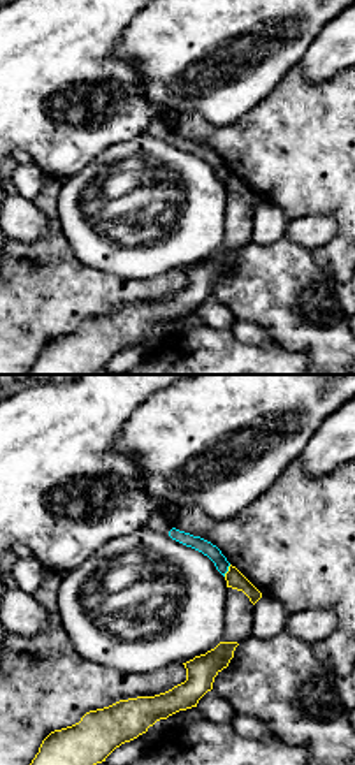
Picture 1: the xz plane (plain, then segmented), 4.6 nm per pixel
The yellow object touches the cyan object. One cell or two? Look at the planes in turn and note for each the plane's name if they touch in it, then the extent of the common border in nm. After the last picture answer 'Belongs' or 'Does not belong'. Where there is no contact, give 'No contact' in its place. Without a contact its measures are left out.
Touches yellow in xz. Shared border 70 nm

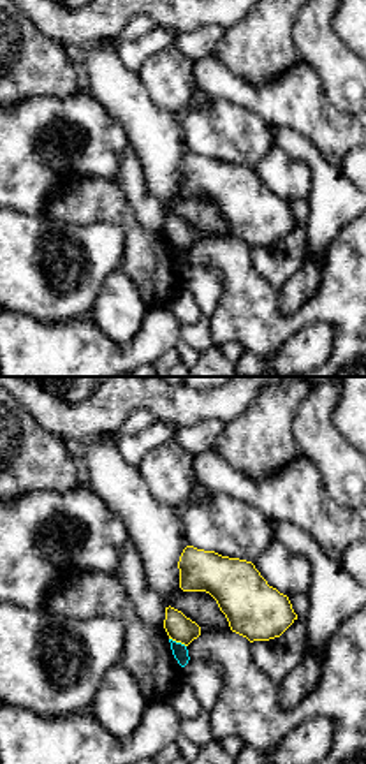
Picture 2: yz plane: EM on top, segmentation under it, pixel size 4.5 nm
Touches yellow in yz. Shared border 90 nm

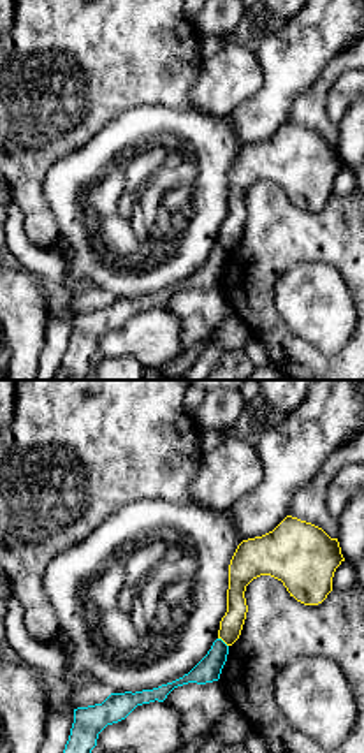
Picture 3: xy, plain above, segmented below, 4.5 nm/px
Touches yellow in xy. Shared border 60 nm

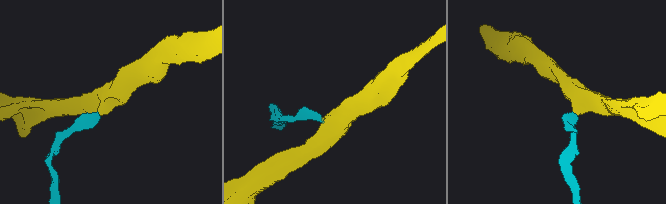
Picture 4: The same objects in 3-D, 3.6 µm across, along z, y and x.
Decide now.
Does not belong

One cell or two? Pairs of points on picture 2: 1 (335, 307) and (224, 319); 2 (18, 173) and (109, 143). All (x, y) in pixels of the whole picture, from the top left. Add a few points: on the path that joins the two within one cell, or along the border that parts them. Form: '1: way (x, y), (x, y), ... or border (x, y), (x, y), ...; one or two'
1: way (307, 314), (292, 323), (257, 323), (252, 319); one
2: way (29, 145), (37, 129), (55, 113), (81, 124); one

